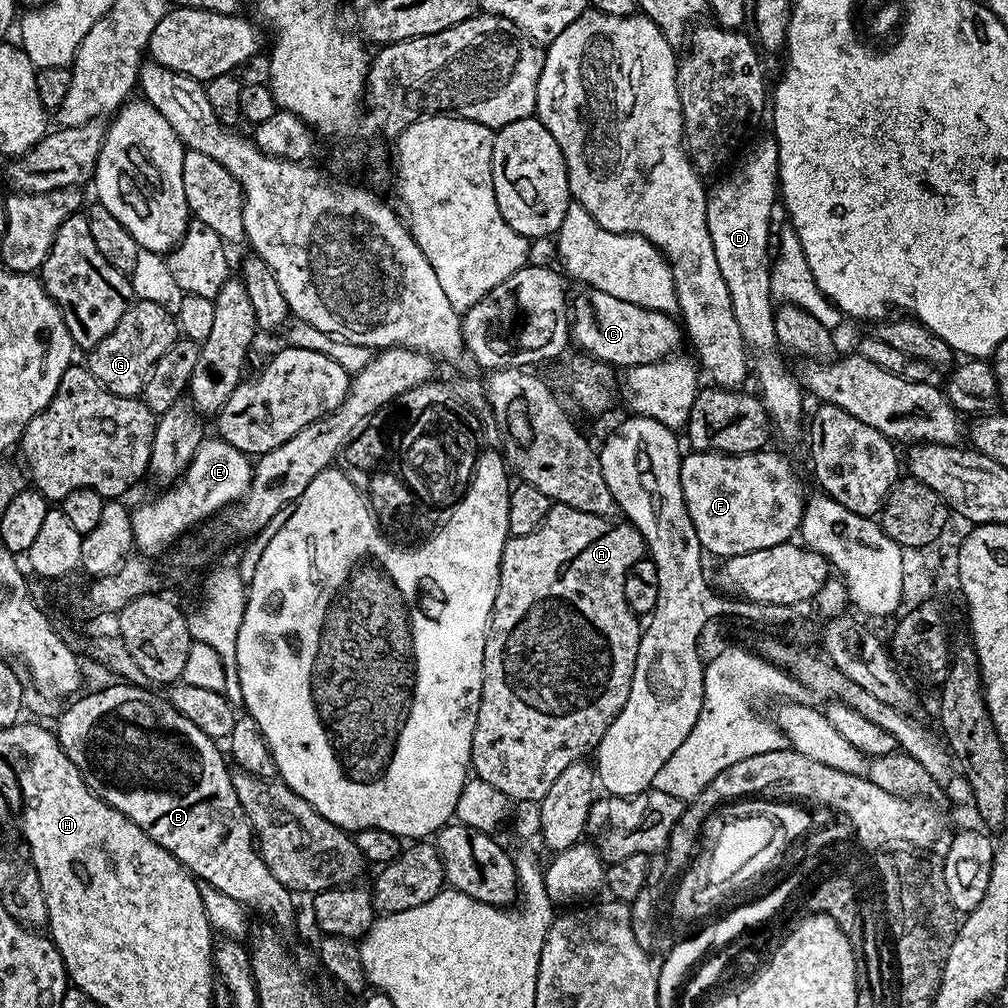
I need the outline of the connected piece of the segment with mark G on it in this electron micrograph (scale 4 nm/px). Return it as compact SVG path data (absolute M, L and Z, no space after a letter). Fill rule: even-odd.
M137 299L126 310L126 314L122 314L118 326L87 353L86 367L106 390L119 396L139 397L152 368L162 358L162 354L166 354L166 350L176 344L180 335L181 328L173 313L158 302Z

